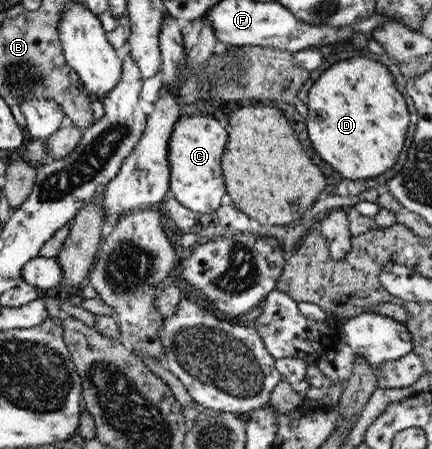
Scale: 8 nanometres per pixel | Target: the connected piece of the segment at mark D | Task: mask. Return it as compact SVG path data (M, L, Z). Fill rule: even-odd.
M351 58L324 70L308 92L307 130L313 148L342 178L369 180L391 170L403 150L409 111L384 64Z

